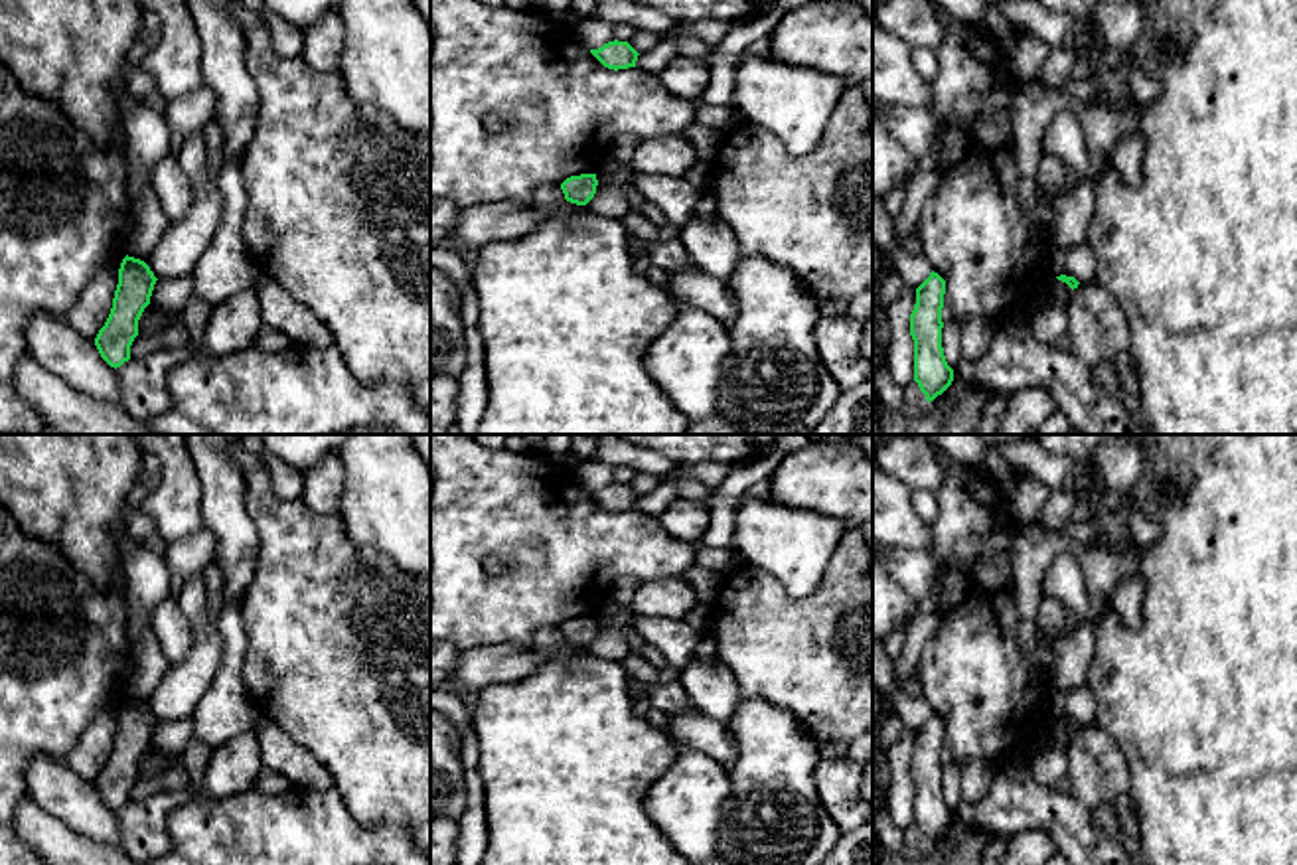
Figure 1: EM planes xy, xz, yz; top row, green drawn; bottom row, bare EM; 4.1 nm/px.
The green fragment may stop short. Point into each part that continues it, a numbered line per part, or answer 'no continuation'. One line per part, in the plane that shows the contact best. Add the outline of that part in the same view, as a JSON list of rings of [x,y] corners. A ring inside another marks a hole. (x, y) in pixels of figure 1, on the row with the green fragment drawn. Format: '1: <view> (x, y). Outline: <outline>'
no continuation

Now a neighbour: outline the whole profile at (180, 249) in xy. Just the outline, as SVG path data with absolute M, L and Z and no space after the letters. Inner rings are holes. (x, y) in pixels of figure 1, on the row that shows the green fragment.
M203 130L186 136L176 158L191 184L193 201L188 215L172 223L144 259L156 278L191 275L223 215L223 196L217 178L207 176Z

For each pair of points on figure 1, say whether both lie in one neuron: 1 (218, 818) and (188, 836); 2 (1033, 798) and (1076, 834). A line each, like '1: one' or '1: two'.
1: one
2: one

